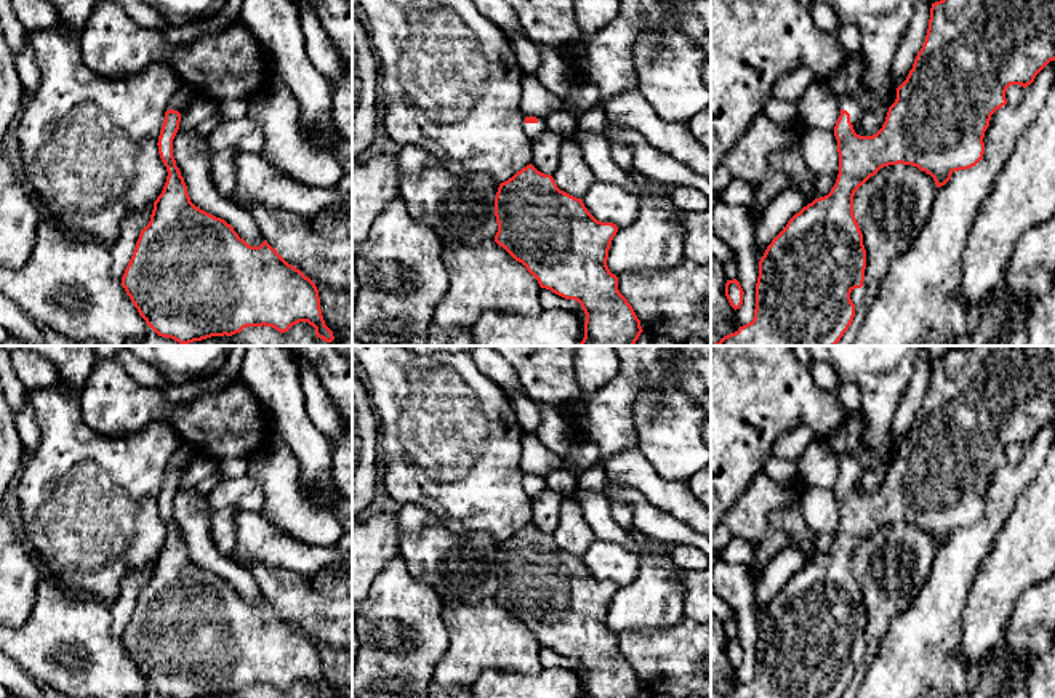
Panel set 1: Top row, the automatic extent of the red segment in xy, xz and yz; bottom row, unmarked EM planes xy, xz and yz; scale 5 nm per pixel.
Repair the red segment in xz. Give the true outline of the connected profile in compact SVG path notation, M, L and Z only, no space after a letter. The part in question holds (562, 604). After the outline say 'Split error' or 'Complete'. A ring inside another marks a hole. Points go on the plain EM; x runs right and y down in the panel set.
M532 522L501 541L495 556L498 591L495 600L538 639L541 647L575 658L581 663L586 680L583 698L639 698L644 690L632 664L618 648L618 636L607 624L608 608L618 591L616 583L597 580L576 557L560 549L551 533L538 530Z. Complete

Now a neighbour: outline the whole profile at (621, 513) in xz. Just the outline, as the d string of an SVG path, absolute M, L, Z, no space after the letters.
M618 498L610 499L610 512L613 520L624 530L634 527L631 506L626 504L624 501Z

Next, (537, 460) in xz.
M523 431L522 432L522 456L520 456L520 469L525 475L544 477L549 472L564 467L564 456L546 448L535 432Z

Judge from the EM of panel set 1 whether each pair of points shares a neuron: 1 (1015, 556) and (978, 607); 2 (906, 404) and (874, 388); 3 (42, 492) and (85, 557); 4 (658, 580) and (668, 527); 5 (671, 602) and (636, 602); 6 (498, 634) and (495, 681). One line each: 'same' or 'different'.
1: same
2: different
3: same
4: different
5: same
6: different

